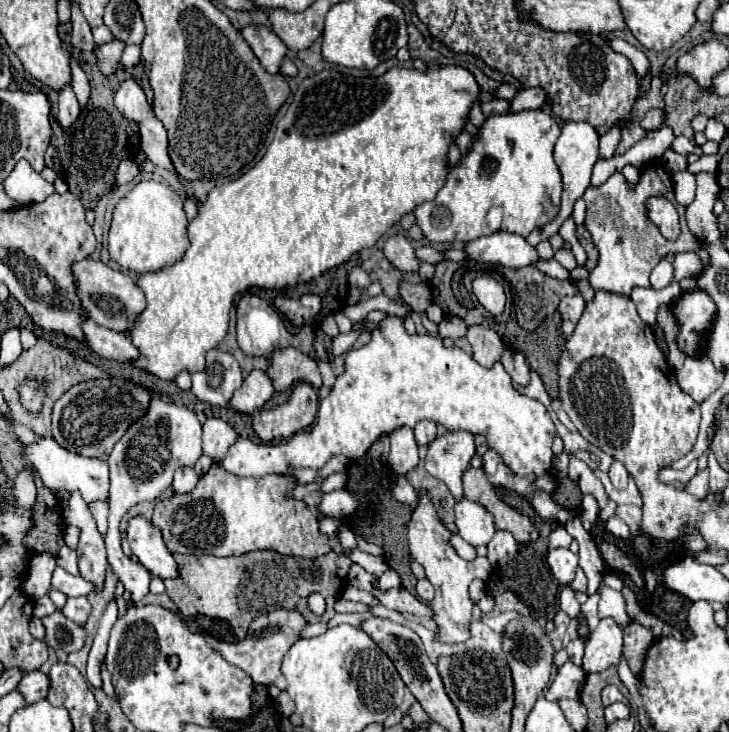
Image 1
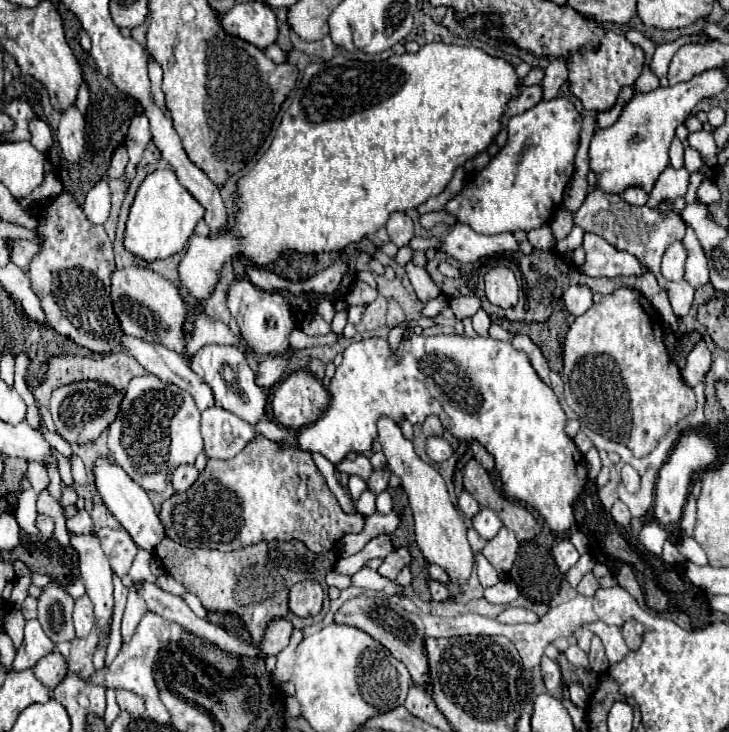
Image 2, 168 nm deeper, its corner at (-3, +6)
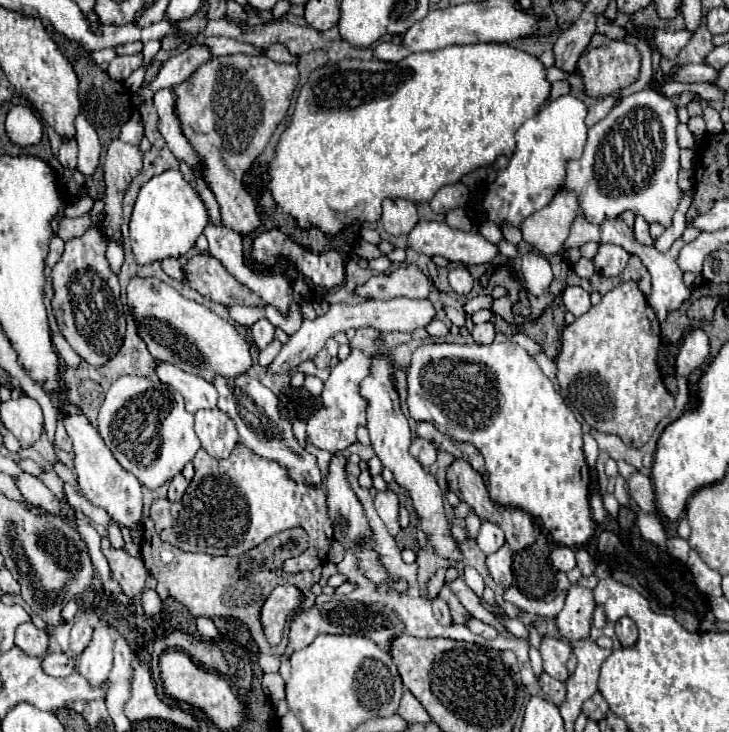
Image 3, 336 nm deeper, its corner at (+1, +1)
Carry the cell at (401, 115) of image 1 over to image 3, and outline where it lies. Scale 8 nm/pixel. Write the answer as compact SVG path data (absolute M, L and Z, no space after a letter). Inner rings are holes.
M466 44L466 46L446 46L436 52L418 52L402 58L400 62L382 62L382 60L340 60L340 62L328 62L322 68L316 68L308 82L300 88L300 94L296 98L296 108L294 116L288 124L288 128L282 132L274 158L270 164L270 180L268 180L268 190L276 202L276 206L292 216L296 220L296 226L300 230L310 230L316 226L320 232L326 236L336 236L344 228L356 224L356 222L376 222L382 214L382 200L384 198L404 198L414 204L418 202L430 202L434 194L446 186L446 184L456 184L464 174L480 168L480 166L490 166L496 156L506 154L510 156L516 148L514 134L526 122L532 118L542 104L546 102L550 94L550 82L546 82L546 68L540 64L538 58L524 54L520 50L514 50L506 44Z

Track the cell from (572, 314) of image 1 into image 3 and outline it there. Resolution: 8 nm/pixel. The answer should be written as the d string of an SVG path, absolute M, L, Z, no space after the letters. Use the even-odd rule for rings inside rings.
M568 286L562 292L562 298L566 310L572 312L574 316L582 316L584 312L590 310L590 294L582 286Z

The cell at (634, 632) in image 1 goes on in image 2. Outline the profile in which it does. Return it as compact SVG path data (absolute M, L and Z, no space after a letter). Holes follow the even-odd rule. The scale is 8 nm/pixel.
M630 619L622 625L622 635L626 639L626 645L630 651L636 651L640 645L642 645L642 635L644 635L644 629L638 621Z

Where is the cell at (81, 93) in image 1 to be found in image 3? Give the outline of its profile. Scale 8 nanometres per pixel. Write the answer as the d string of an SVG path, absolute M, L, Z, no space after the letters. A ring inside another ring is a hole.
M82 114L76 116L76 142L78 142L78 170L90 176L98 168L102 146L96 130L88 124L88 120Z

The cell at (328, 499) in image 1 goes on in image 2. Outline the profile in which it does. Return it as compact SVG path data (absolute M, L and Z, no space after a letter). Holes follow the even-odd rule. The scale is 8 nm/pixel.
M378 469L378 471L372 471L372 477L368 479L368 489L374 491L376 495L382 493L386 487L388 487L388 471L386 469Z

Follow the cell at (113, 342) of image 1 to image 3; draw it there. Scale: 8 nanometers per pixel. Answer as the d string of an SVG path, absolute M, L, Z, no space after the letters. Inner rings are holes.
M156 360L154 370L162 384L172 386L174 390L178 390L184 396L188 412L194 414L196 410L202 410L202 408L216 408L218 392L204 378L200 378L196 374L188 374L188 372L180 370L178 366L174 366L170 362L160 362L160 360Z

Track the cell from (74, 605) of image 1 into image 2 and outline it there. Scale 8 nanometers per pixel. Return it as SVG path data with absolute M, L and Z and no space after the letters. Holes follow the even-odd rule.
M84 595L80 599L76 599L76 607L74 607L74 627L76 627L76 637L86 637L90 633L90 629L94 627L94 613L92 613L92 603L90 599Z

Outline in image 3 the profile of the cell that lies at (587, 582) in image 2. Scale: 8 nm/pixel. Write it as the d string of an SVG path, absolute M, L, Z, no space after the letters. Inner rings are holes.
M572 584L566 596L566 604L562 612L556 616L556 626L560 636L566 640L586 638L592 624L592 612L596 604L592 598L592 590Z

